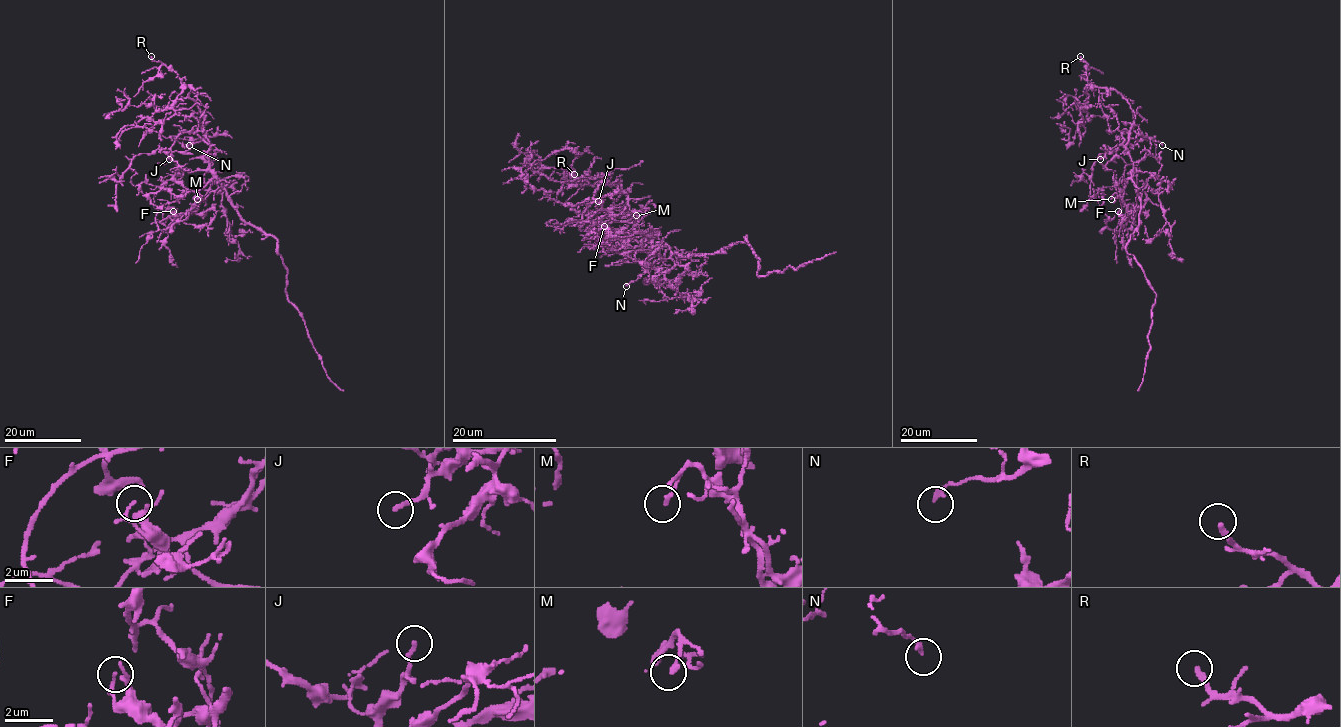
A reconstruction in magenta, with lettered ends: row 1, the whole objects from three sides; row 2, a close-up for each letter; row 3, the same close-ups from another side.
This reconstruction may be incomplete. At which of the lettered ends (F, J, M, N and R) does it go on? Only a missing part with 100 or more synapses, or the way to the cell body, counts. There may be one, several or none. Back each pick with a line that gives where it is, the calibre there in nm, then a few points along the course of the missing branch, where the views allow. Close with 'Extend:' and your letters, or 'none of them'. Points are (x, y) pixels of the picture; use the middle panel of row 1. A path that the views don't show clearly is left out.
R: (574, 174) | 220 nm | (574, 174), (570, 162), (575, 138), (561, 129), (542, 133), (521, 114), (517, 99), (537, 82)
Extend: R

